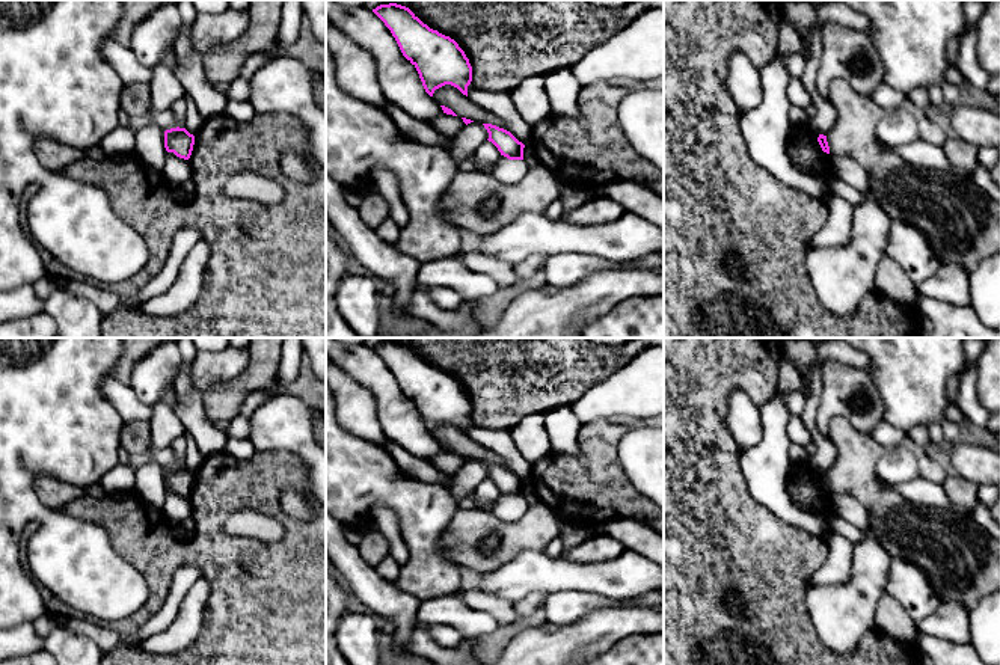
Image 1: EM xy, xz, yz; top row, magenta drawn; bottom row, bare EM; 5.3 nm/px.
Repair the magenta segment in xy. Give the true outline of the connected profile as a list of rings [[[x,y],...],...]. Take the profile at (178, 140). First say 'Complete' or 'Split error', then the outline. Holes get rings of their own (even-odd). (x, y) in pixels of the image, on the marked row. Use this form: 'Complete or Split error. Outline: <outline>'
Complete. Outline: [[[170,128],[164,131],[164,148],[176,157],[189,160],[193,151],[195,136],[186,128]]]

